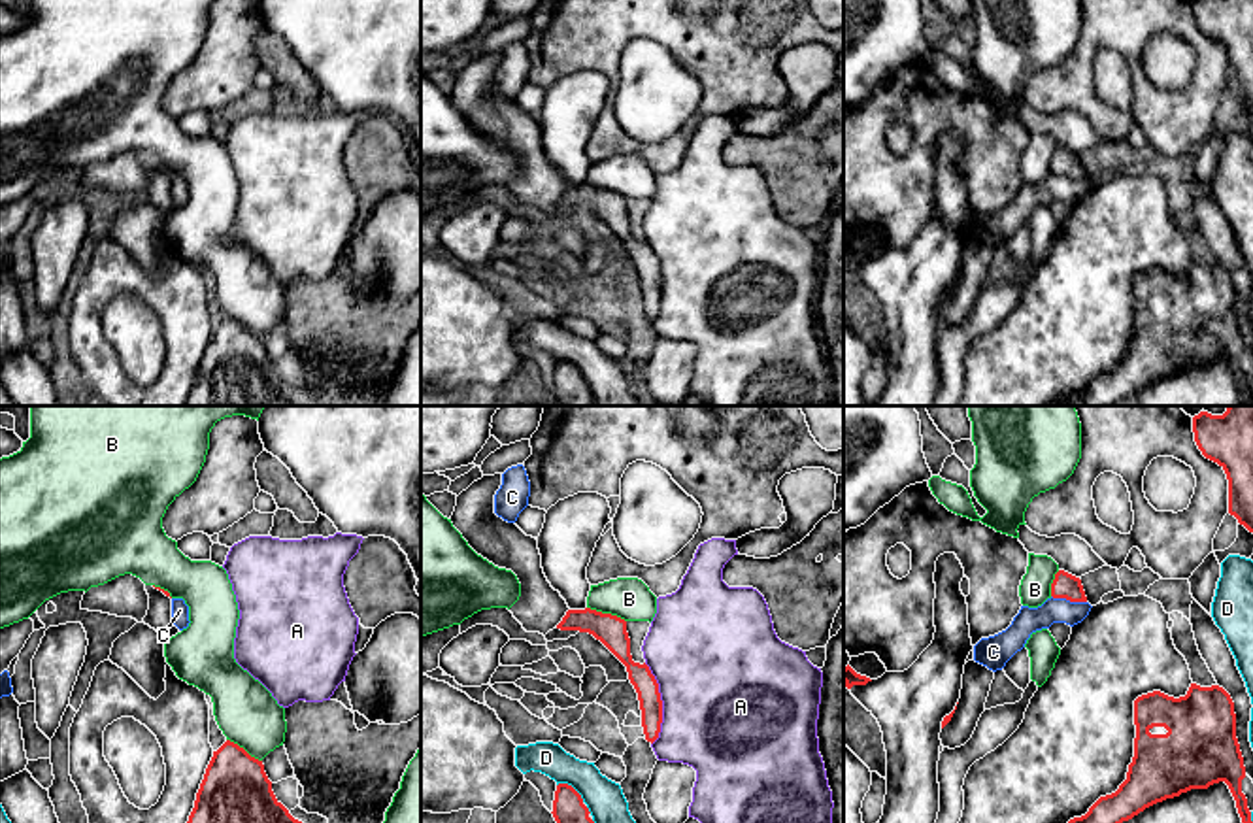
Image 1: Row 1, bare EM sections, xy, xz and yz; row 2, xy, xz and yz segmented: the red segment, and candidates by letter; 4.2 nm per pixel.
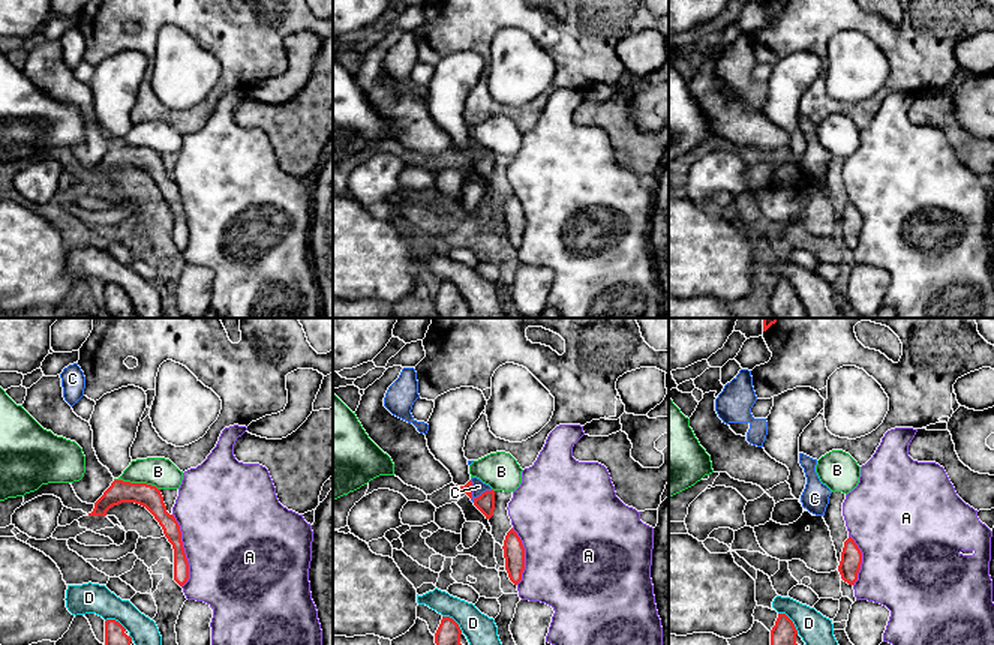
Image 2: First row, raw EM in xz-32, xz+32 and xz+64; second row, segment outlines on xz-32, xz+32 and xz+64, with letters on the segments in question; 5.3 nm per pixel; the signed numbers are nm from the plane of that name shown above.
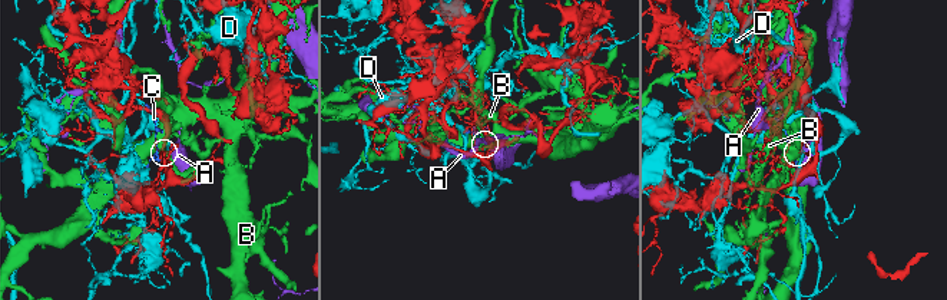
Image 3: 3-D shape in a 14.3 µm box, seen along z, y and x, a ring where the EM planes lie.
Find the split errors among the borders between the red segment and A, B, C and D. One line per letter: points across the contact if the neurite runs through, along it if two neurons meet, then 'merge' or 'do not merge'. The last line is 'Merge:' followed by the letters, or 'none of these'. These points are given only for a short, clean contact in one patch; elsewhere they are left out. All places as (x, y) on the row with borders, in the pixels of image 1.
A: do not merge
B: do not merge
C: border yz (1052, 595), (1085, 603); do not merge
D: do not merge
Merge: none of these

